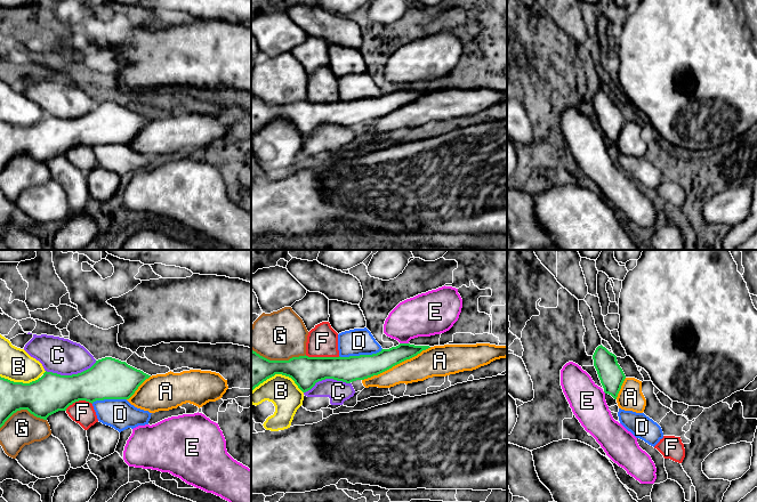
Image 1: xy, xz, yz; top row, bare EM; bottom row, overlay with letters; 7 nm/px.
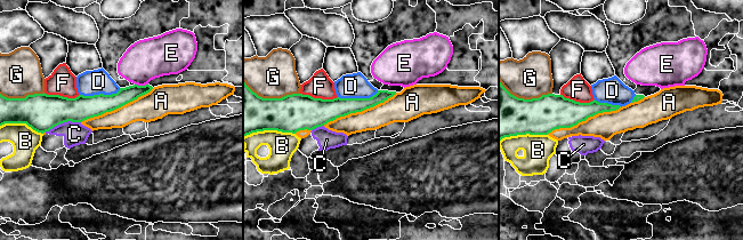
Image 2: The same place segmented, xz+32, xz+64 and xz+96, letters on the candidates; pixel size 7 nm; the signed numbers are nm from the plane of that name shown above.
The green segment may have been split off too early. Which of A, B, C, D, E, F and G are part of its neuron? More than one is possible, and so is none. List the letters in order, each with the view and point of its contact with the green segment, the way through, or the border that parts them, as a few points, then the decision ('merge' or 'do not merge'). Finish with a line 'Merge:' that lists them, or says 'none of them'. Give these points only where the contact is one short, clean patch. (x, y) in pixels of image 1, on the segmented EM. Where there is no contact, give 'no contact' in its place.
A: meets green in xz at (396, 364); merge
B: meets green in xz at (279, 373); do not merge
C: meets green in xy at (72, 374); border along xy (96, 361), (89, 367), (77, 373), (57, 374), (46, 371); do not merge
D: meets green in xz at (360, 355); border along xz (381, 348), (371, 354), (339, 356); do not merge
E: meets green in xz at (404, 343); border along xz (400, 342), (408, 343); do not merge
F: meets green in xz at (322, 357); border along xz (305, 355), (339, 356); do not merge
G: meets green in xz at (279, 361); do not merge
Merge: A

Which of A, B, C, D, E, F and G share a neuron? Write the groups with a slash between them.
A / B / C / D / E / F / G

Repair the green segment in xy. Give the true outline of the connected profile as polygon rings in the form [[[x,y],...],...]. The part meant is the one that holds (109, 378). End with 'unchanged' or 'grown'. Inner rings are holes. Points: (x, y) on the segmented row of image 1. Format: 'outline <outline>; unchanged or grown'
outline [[[112,357],[96,361],[88,370],[72,375],[45,372],[30,383],[0,376],[0,428],[17,411],[27,410],[47,418],[75,402],[129,399],[151,375]]]; unchanged

